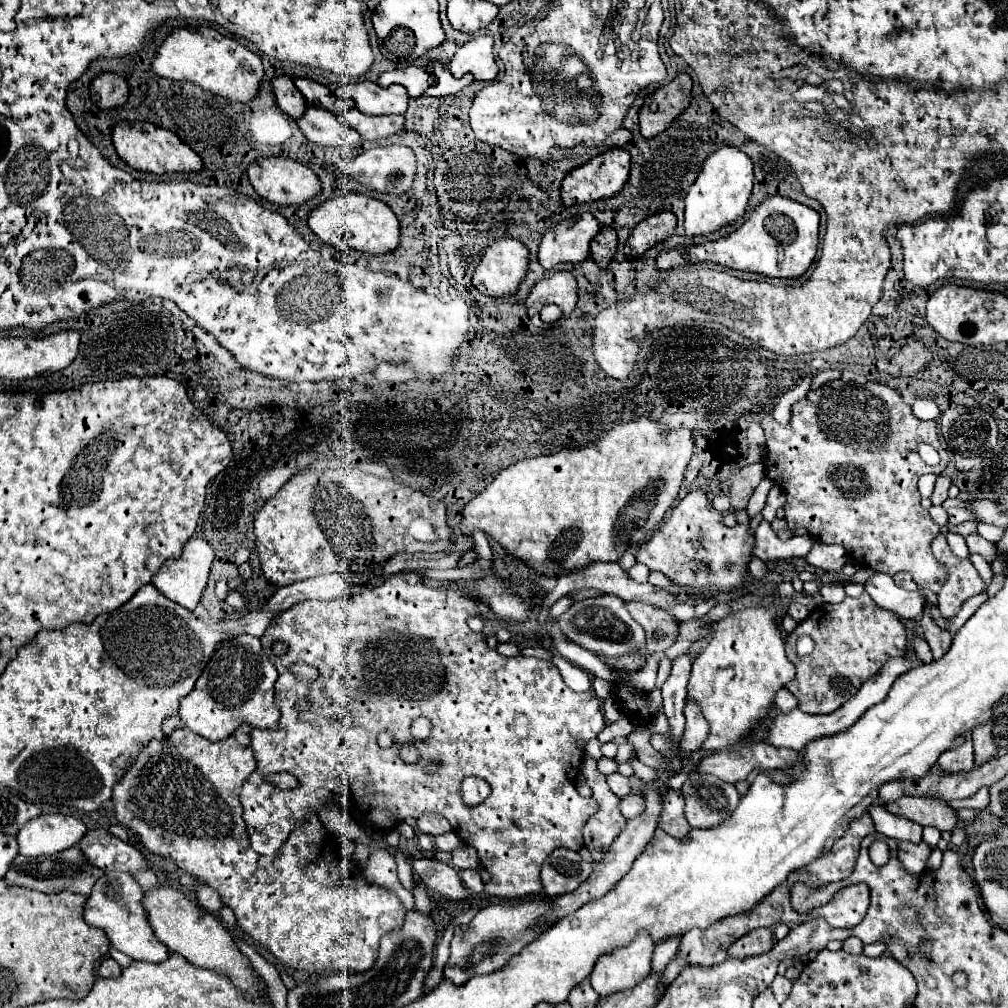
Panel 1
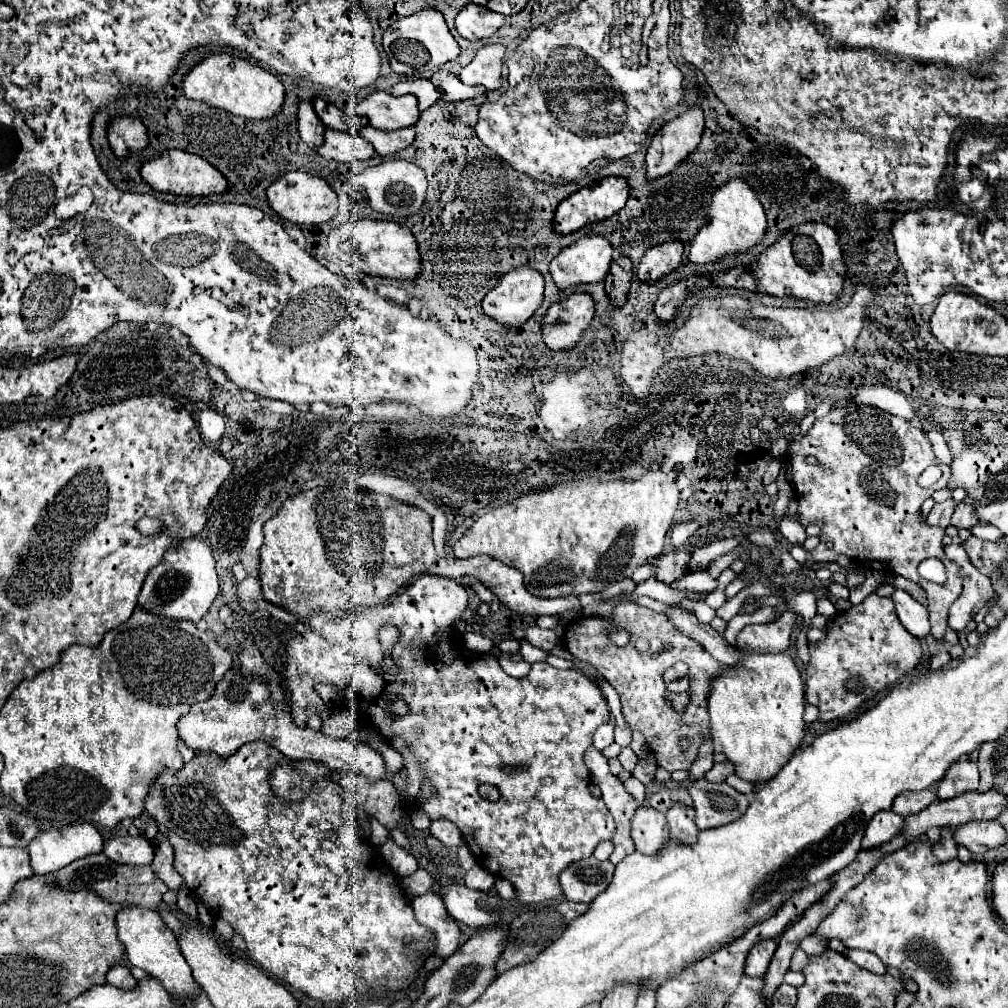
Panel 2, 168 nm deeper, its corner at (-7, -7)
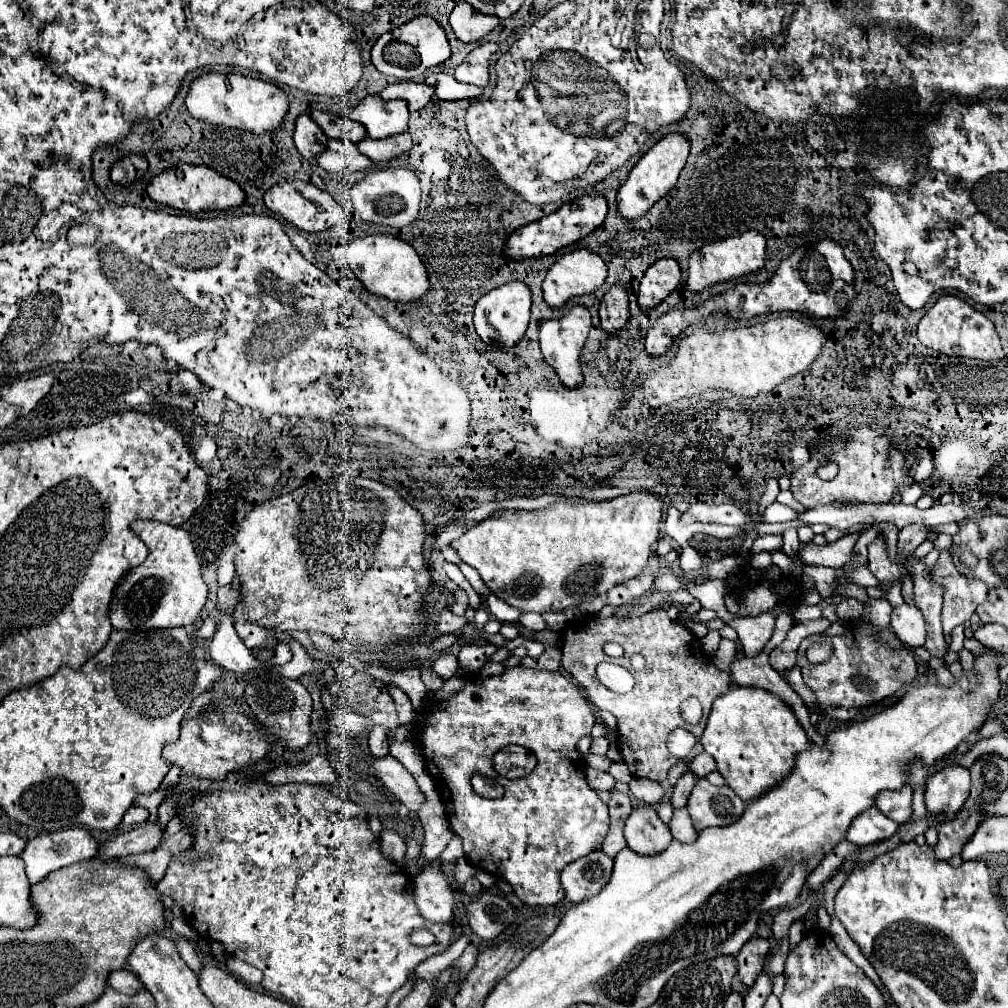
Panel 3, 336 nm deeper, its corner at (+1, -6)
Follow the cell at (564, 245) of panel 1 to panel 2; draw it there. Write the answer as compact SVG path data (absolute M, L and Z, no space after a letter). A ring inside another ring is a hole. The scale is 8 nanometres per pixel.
M586 235L564 247L550 261L550 275L558 289L576 283L602 281L612 263L612 245L602 235Z

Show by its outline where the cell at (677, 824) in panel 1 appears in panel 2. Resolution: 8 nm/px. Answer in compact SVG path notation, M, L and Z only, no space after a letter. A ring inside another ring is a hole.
M674 803L666 811L666 821L668 821L672 841L684 843L684 845L696 843L698 829L696 829L696 823L694 823L694 809L690 805Z

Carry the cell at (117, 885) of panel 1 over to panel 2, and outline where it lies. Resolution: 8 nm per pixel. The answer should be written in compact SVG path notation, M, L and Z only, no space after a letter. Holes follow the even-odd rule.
M126 905L116 915L116 927L118 927L118 939L126 947L126 957L134 967L144 969L148 975L156 977L168 993L186 999L200 991L200 985L194 981L190 965L184 961L176 935L162 923L160 915L154 909L142 907L142 905Z

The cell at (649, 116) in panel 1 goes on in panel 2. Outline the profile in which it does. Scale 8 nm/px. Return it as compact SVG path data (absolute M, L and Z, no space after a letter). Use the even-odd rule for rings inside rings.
M690 105L680 117L668 121L656 131L646 153L646 177L654 179L670 173L682 157L688 157L700 143L704 131L704 117L700 105Z

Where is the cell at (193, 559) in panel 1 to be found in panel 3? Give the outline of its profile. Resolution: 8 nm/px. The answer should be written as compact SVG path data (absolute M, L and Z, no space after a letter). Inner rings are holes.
M144 520L134 522L132 530L144 540L150 554L140 566L132 568L128 576L116 586L112 602L110 602L112 628L114 630L148 630L148 628L176 628L176 626L192 624L198 618L200 610L204 608L204 602L208 598L208 588L202 580L202 566L194 552L188 532L162 522L144 522Z

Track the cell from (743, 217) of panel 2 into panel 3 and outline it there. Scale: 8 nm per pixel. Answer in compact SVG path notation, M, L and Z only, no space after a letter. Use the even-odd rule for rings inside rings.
M744 232L740 236L728 238L728 240L716 240L708 246L704 246L700 252L694 252L690 256L690 268L688 268L688 290L690 292L702 292L704 288L710 288L718 282L730 282L734 278L754 274L762 270L766 264L766 240L756 232Z

